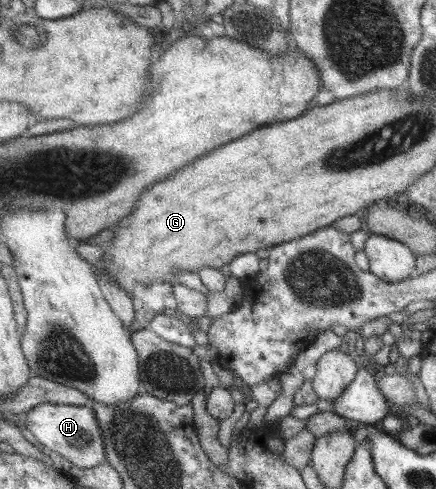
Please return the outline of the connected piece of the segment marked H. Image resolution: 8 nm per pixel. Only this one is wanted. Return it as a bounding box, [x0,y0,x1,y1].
[21,403,106,468]

